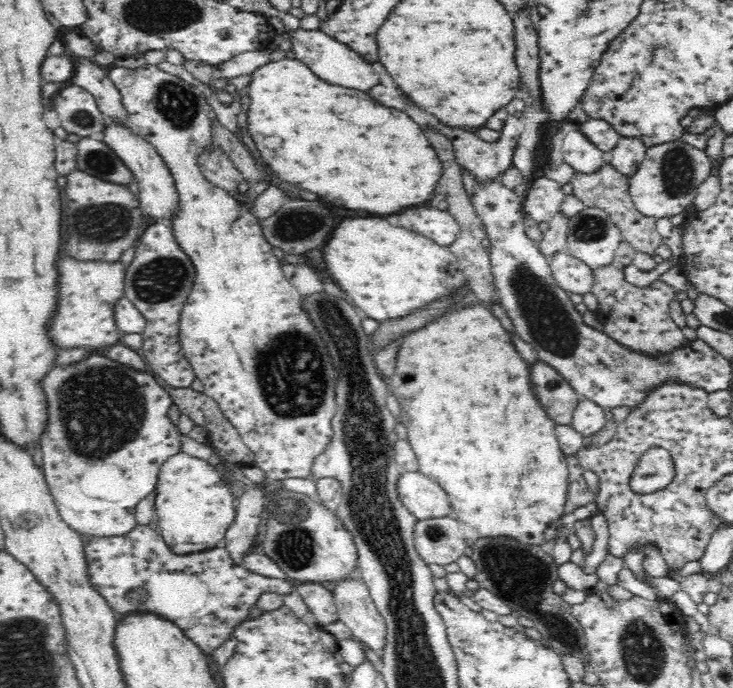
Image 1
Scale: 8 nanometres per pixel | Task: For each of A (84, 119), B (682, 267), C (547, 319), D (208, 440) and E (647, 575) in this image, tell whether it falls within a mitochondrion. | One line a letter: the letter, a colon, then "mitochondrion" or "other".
A: mitochondrion
B: other
C: mitochondrion
D: other
E: other

